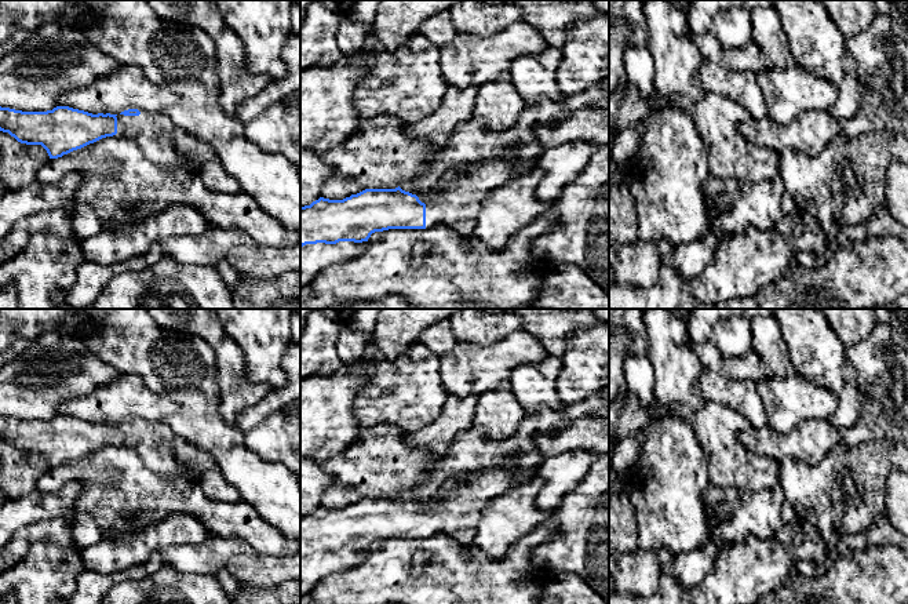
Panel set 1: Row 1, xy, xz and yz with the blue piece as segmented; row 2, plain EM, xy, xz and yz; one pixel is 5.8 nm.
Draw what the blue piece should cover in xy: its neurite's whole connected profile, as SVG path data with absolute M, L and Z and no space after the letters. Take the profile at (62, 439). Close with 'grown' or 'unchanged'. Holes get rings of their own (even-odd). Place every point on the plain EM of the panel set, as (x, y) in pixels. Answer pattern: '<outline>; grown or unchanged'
M0 415L0 440L8 441L21 452L41 454L50 467L62 466L106 445L131 448L156 474L186 476L192 483L205 470L216 467L211 454L176 437L163 421L128 418L120 423L92 423L69 415L56 415L47 421L22 421Z; grown

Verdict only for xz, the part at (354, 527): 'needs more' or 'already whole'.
needs more

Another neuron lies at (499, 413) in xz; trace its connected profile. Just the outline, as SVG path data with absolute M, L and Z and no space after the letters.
M506 379L493 392L478 396L473 425L482 427L492 440L500 440L517 432L522 416L524 410L513 392L510 379Z

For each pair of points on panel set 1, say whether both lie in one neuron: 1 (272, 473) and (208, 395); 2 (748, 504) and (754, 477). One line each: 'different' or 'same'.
1: same
2: different

